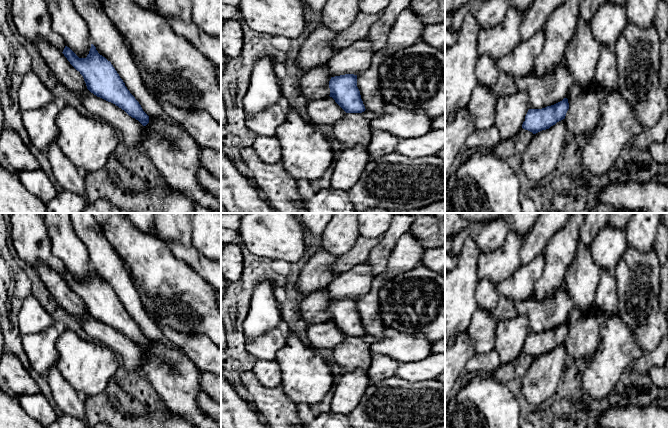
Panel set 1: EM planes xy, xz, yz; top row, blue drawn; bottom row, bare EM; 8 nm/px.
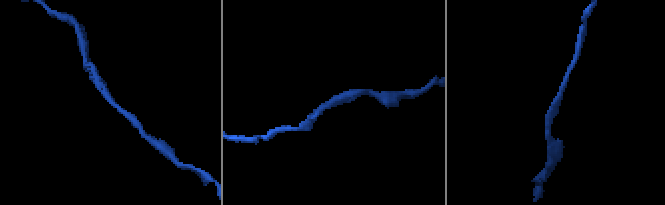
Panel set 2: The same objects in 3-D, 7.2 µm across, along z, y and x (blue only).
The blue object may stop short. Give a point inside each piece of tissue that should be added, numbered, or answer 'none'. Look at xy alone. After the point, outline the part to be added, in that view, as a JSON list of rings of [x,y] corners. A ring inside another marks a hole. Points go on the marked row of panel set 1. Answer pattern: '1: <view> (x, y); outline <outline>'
none

